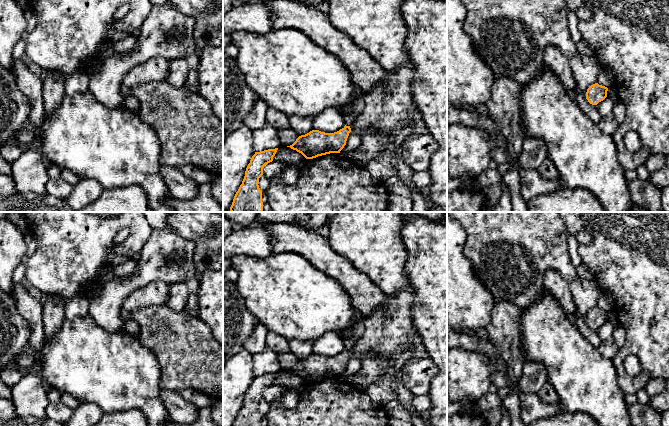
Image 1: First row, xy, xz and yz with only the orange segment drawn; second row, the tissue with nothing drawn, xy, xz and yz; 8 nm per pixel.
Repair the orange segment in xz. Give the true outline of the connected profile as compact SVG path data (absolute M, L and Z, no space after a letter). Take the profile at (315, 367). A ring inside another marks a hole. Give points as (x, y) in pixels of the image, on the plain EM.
M407 285L395 295L386 295L385 305L363 318L365 332L351 350L337 356L312 354L299 360L287 371L301 377L306 383L340 377L351 355L360 359L367 352L390 360L401 360L401 355L413 345L409 337L417 333L412 311L416 304L413 289Z

